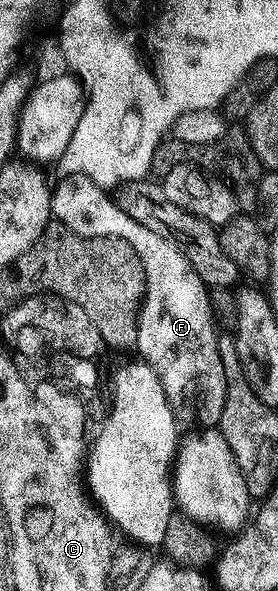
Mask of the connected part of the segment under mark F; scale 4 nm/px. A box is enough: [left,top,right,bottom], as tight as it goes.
[52,173,226,427]

